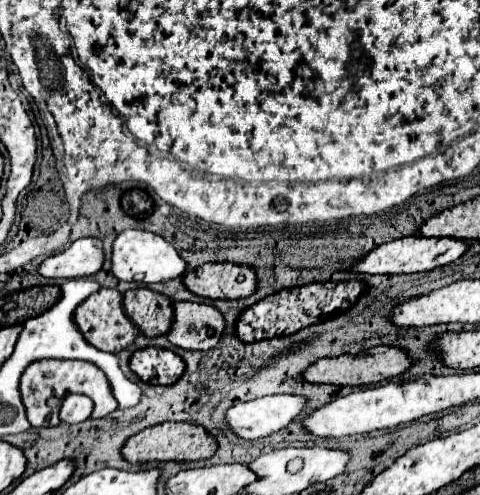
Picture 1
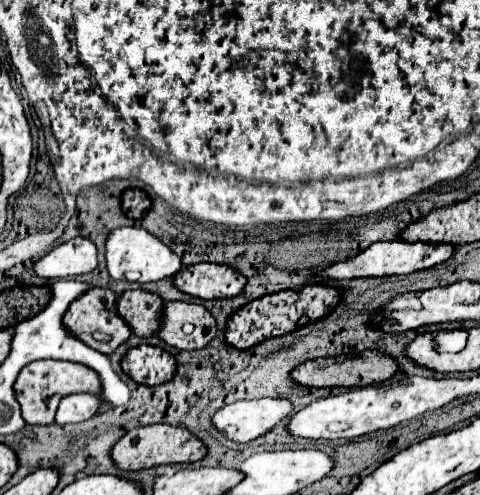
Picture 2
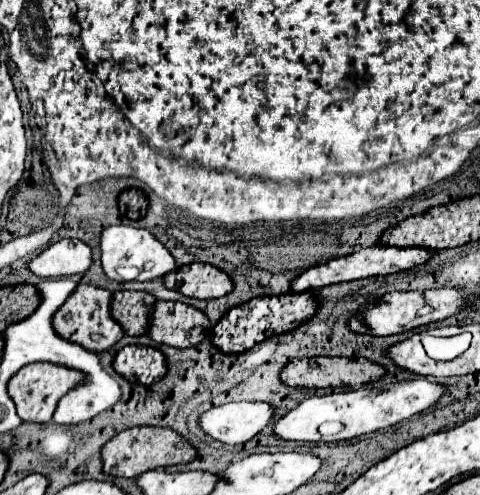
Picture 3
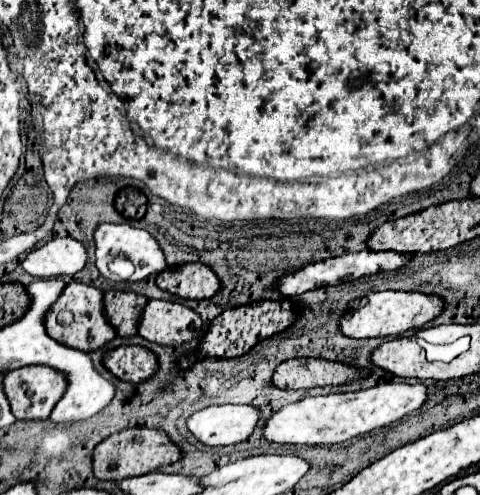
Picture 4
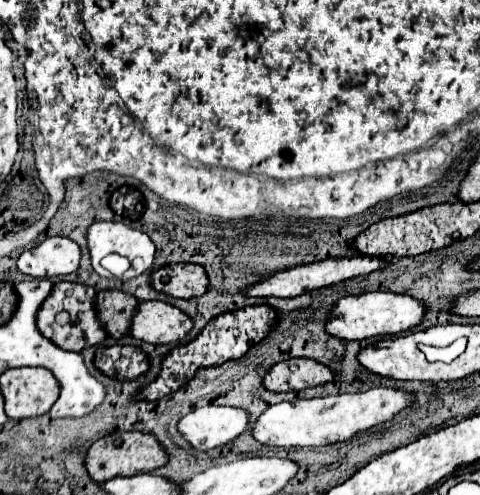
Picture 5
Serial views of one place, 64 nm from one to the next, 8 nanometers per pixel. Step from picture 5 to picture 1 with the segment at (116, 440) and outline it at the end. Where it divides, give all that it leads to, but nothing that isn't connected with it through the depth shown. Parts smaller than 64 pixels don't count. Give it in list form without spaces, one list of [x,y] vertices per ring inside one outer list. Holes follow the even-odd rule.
[[[162,422],[150,428],[144,428],[130,436],[122,446],[122,458],[130,464],[142,462],[192,462],[192,460],[206,460],[216,452],[216,440],[196,424],[188,422]]]

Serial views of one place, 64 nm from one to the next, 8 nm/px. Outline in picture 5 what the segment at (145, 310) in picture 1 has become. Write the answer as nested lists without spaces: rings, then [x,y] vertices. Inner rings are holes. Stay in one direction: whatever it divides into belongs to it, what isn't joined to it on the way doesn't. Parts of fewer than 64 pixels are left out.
[[[102,290],[96,294],[94,306],[108,336],[118,340],[130,332],[132,316],[138,306],[138,300],[134,296],[120,290]]]

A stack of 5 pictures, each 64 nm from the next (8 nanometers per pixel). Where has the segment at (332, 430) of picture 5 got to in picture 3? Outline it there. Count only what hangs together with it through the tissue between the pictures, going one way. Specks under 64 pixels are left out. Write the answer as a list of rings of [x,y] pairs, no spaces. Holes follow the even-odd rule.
[[[408,380],[394,384],[376,384],[372,388],[360,388],[352,392],[338,392],[326,396],[310,396],[302,400],[296,408],[288,410],[280,420],[276,420],[272,432],[282,440],[294,442],[342,442],[352,440],[362,434],[370,434],[380,428],[394,426],[402,420],[420,414],[440,400],[444,386],[428,380]]]

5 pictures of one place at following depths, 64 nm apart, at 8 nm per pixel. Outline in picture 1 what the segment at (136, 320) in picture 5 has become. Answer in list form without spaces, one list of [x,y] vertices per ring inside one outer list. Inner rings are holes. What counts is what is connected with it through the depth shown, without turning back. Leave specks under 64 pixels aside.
[[[172,302],[174,322],[166,338],[184,350],[208,350],[220,342],[224,330],[222,314],[196,302]]]

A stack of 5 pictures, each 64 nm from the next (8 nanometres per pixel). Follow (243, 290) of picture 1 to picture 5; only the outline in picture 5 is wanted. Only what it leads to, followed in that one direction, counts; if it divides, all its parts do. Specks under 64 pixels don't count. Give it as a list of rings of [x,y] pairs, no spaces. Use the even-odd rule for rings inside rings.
[[[166,264],[152,272],[150,286],[174,298],[194,298],[206,292],[208,278],[196,264]]]

